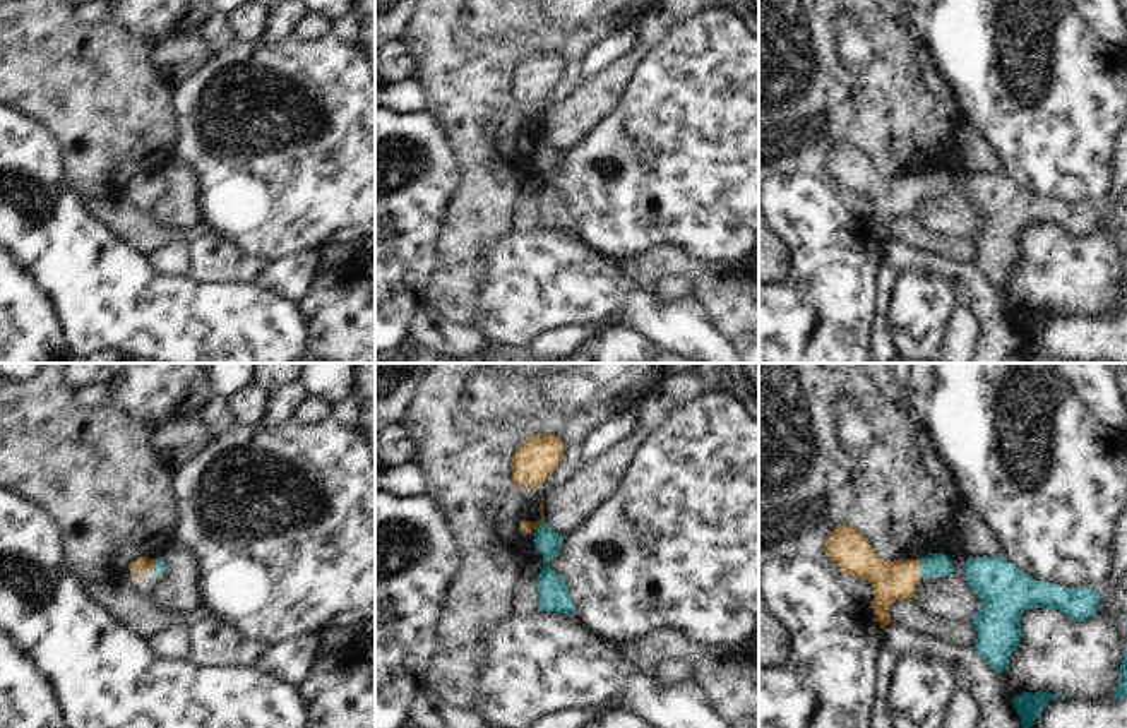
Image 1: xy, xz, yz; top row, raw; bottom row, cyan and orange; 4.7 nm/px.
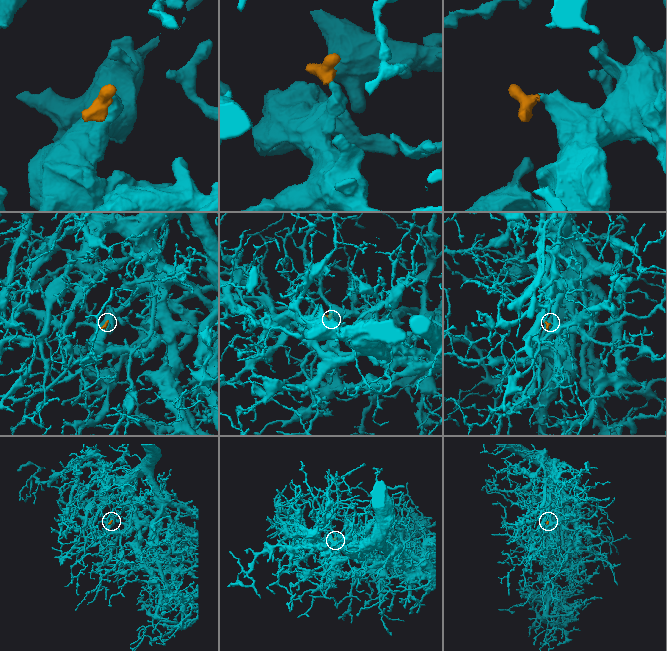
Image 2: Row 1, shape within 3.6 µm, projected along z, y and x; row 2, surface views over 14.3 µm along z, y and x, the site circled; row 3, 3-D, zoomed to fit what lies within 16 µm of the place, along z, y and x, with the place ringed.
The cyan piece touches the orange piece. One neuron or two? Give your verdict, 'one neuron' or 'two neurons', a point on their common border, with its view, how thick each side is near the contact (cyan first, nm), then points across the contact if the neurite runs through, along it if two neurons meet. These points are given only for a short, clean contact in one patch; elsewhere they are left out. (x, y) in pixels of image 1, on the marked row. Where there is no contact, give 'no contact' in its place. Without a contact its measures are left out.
one neuron | yz (920, 567) | 110/190 nm | across yz (937, 564), (920, 567), (893, 581)

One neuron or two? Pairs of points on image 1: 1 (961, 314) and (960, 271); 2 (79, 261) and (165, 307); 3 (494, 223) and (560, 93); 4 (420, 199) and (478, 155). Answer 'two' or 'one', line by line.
1: two
2: one
3: one
4: two

